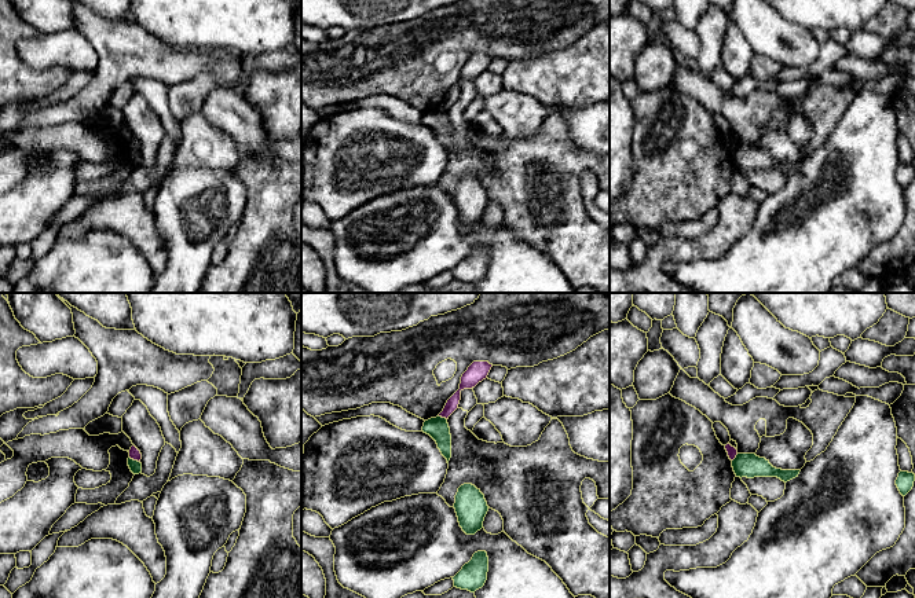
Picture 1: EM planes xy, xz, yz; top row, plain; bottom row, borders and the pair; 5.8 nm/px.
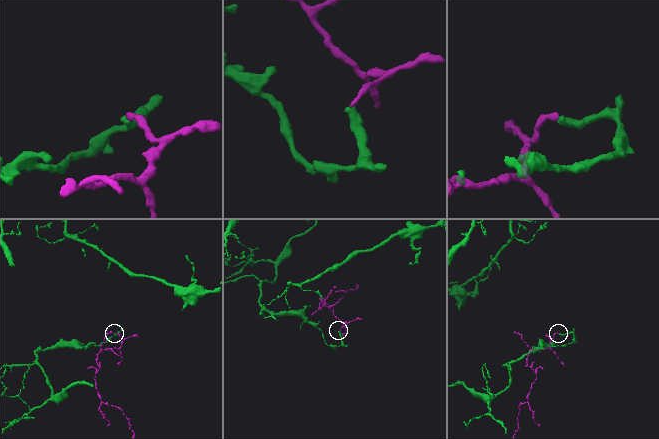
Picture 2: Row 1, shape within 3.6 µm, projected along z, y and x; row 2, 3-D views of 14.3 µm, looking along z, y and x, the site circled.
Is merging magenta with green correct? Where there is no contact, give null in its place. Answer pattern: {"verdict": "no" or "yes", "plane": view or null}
{"verdict": "no", "plane": "xy"}

